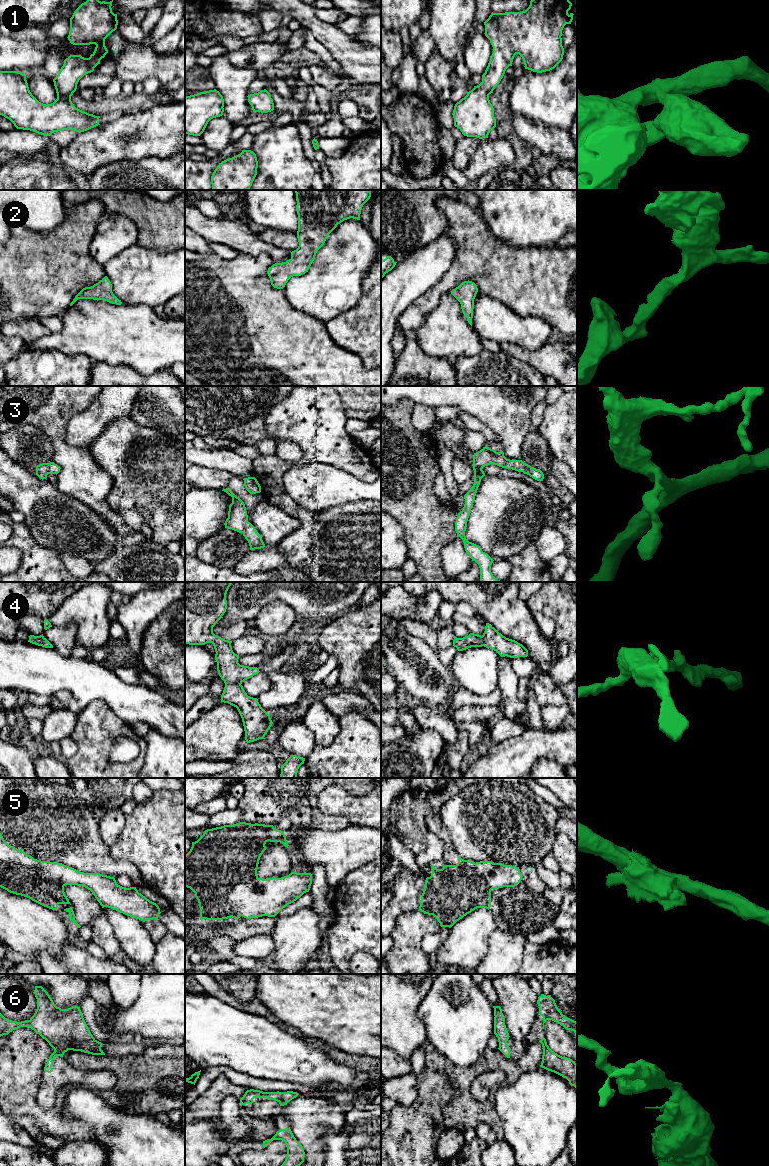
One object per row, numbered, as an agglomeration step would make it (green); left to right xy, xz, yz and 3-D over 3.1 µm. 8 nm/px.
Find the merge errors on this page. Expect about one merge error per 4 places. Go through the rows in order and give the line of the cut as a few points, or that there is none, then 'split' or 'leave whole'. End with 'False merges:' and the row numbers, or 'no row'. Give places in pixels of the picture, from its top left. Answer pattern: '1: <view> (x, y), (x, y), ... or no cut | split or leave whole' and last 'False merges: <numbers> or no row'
1: no cut | leave whole
2: no cut | leave whole
3: no cut | leave whole
4: no cut | leave whole
5: no cut | leave whole
6: no cut | leave whole
False merges: no row

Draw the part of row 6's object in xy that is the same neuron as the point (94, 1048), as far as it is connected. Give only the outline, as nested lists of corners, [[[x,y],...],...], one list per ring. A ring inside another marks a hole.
[[[35,986],[33,993],[37,999],[37,1009],[29,1020],[12,1021],[0,1013],[0,1037],[20,1027],[30,1027],[54,1049],[44,1067],[48,1073],[53,1071],[53,1060],[57,1056],[63,1057],[68,1050],[105,1055],[101,1050],[102,1043],[91,1034],[80,1007],[57,1007],[42,986]]]

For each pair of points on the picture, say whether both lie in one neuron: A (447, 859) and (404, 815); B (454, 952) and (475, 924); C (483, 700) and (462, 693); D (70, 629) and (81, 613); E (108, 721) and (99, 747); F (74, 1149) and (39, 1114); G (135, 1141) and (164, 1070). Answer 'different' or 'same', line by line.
A: same
B: same
C: same
D: different
E: same
F: different
G: different

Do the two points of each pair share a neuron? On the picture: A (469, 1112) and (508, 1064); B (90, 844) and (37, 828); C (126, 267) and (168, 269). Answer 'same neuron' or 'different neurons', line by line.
A: same neuron
B: same neuron
C: same neuron

